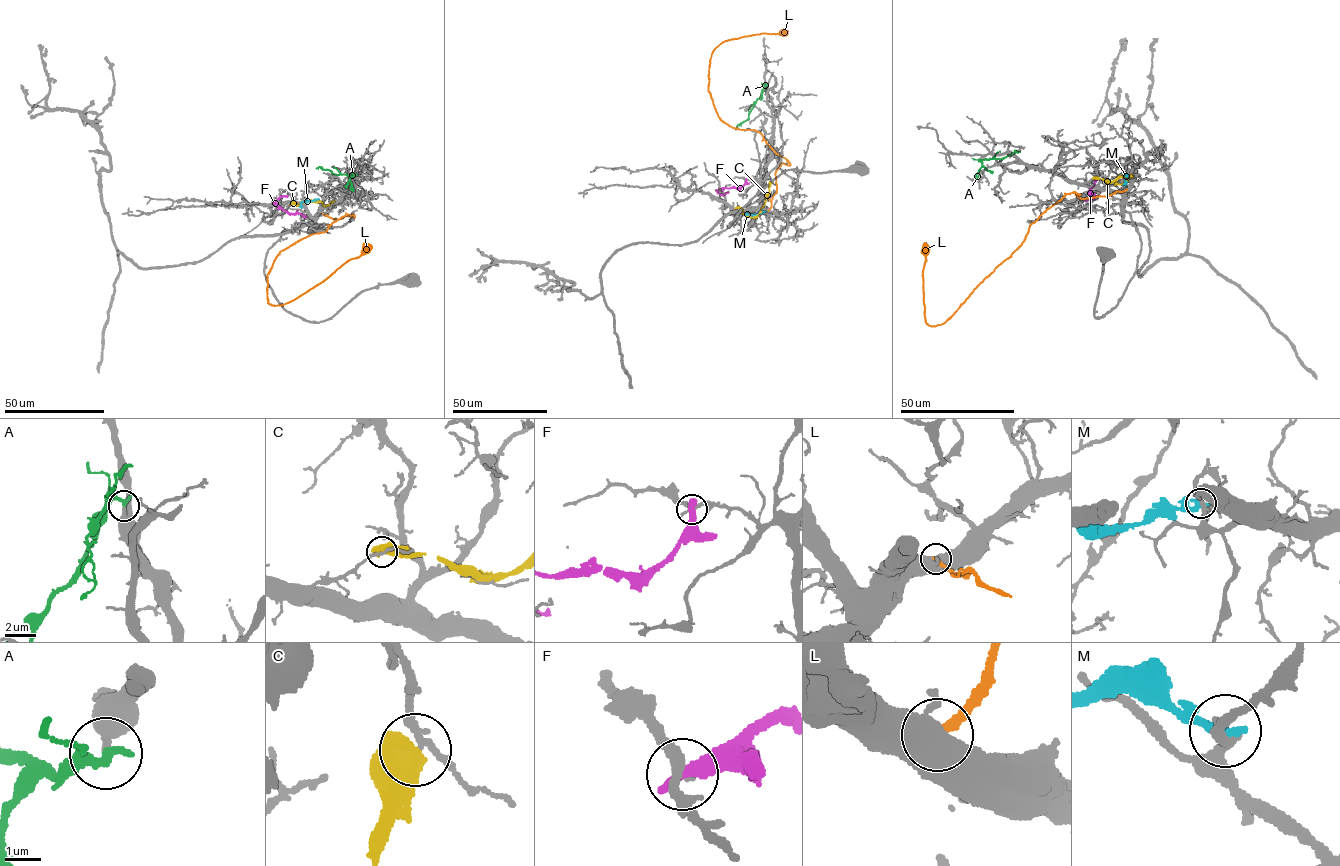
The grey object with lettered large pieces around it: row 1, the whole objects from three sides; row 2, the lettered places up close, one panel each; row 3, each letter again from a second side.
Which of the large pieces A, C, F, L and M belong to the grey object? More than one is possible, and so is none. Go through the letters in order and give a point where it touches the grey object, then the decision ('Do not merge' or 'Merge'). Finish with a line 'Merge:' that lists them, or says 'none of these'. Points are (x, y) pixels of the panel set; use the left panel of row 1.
A: Touches grey at (355, 175). Merge
C: Touches grey at (334, 202). Do not merge
F: Touches grey at (304, 216). Do not merge
L: Touches grey at (322, 213). Do not merge
M: Touches grey at (322, 202). Do not merge
Merge: A

